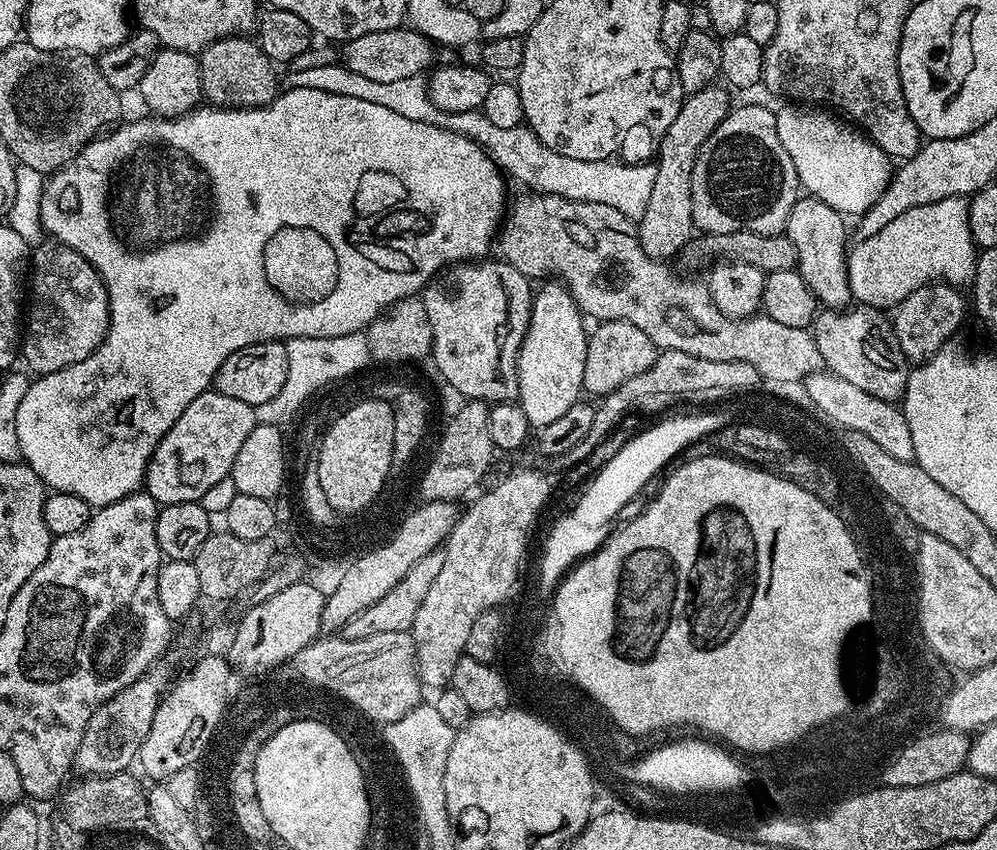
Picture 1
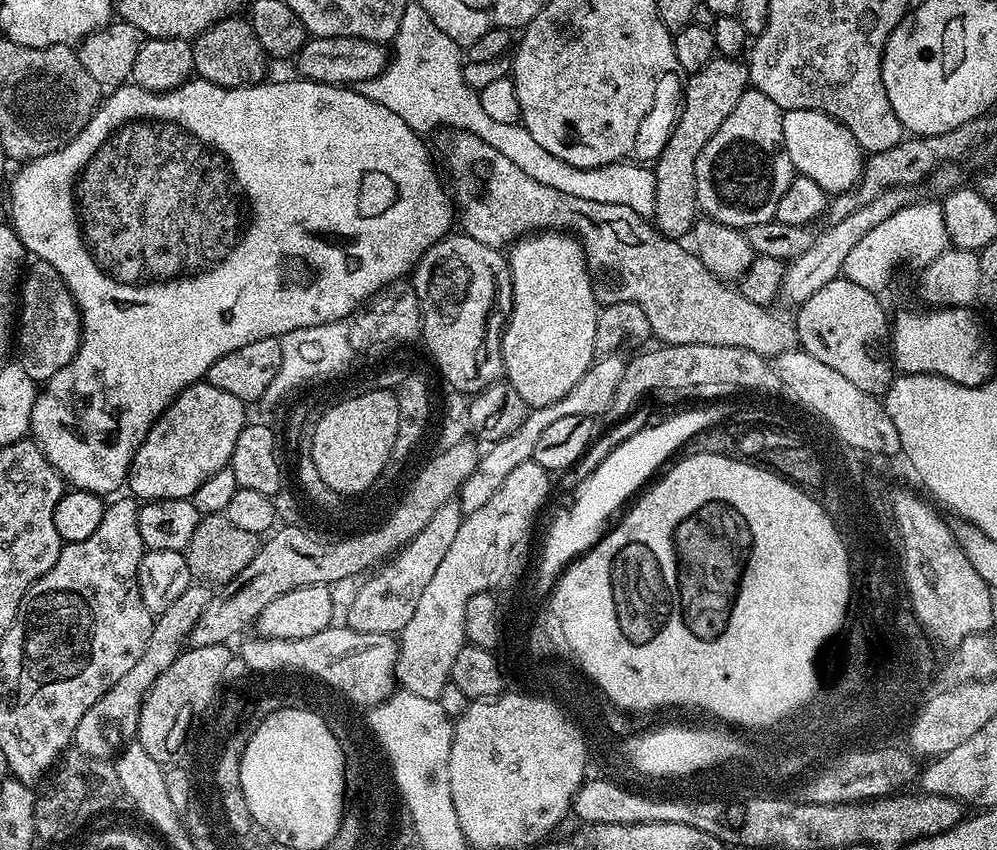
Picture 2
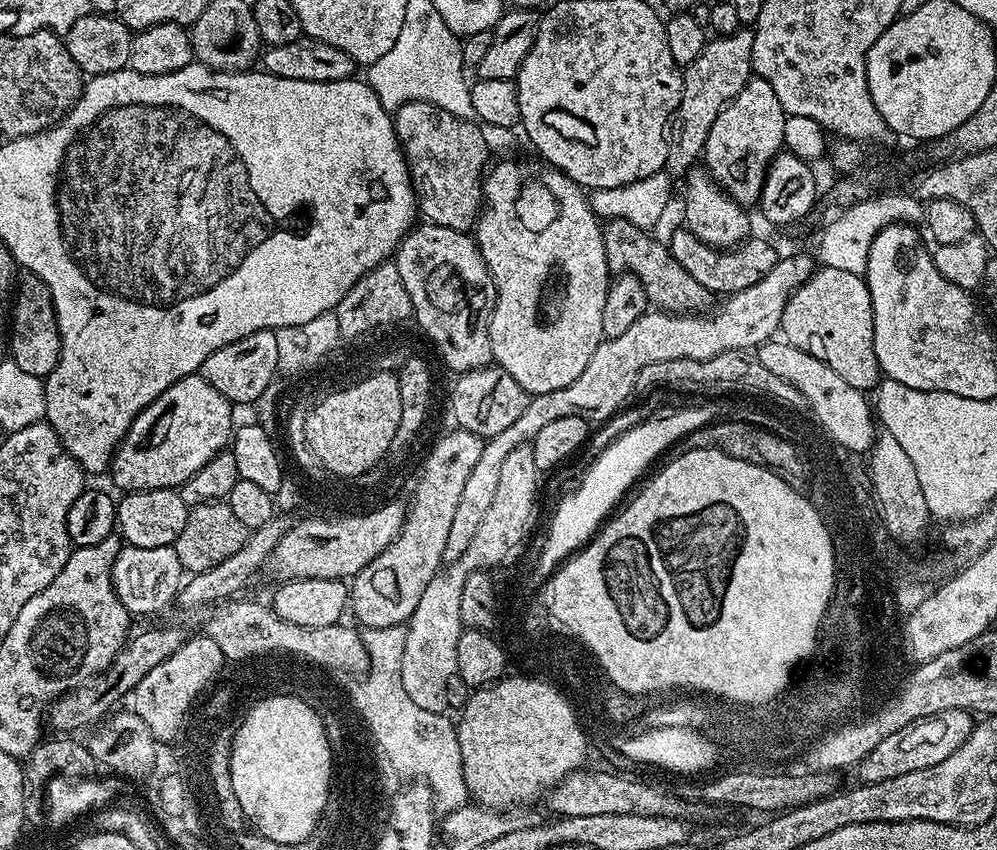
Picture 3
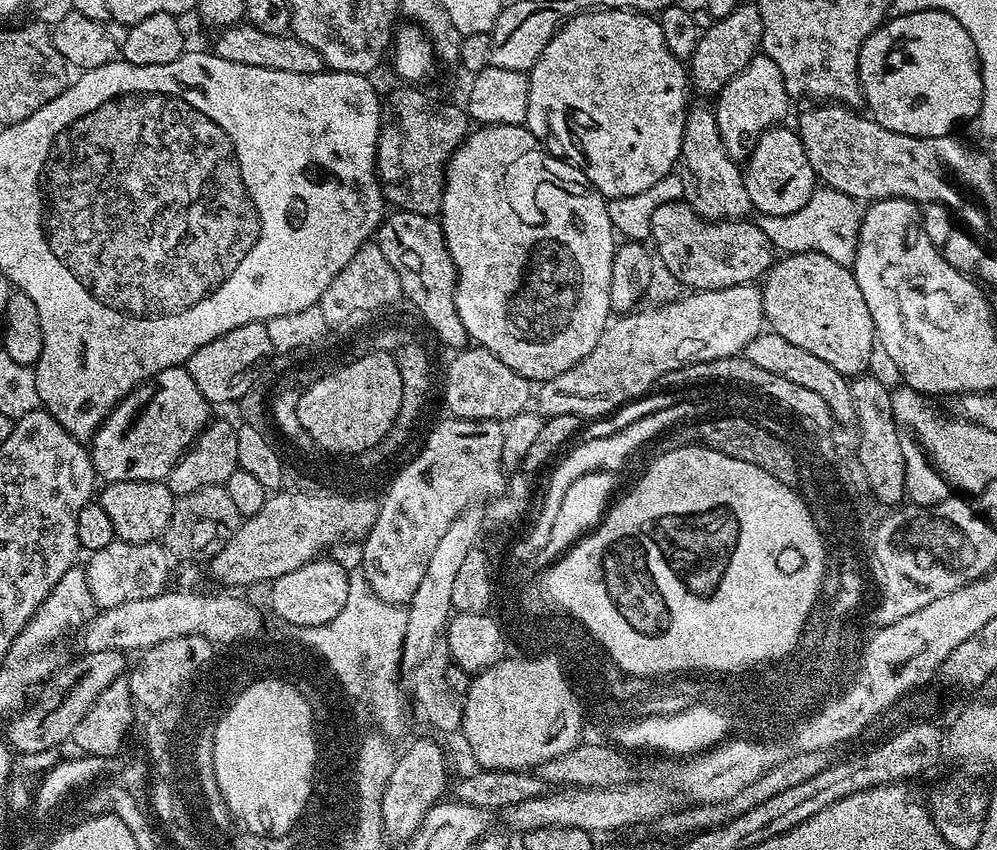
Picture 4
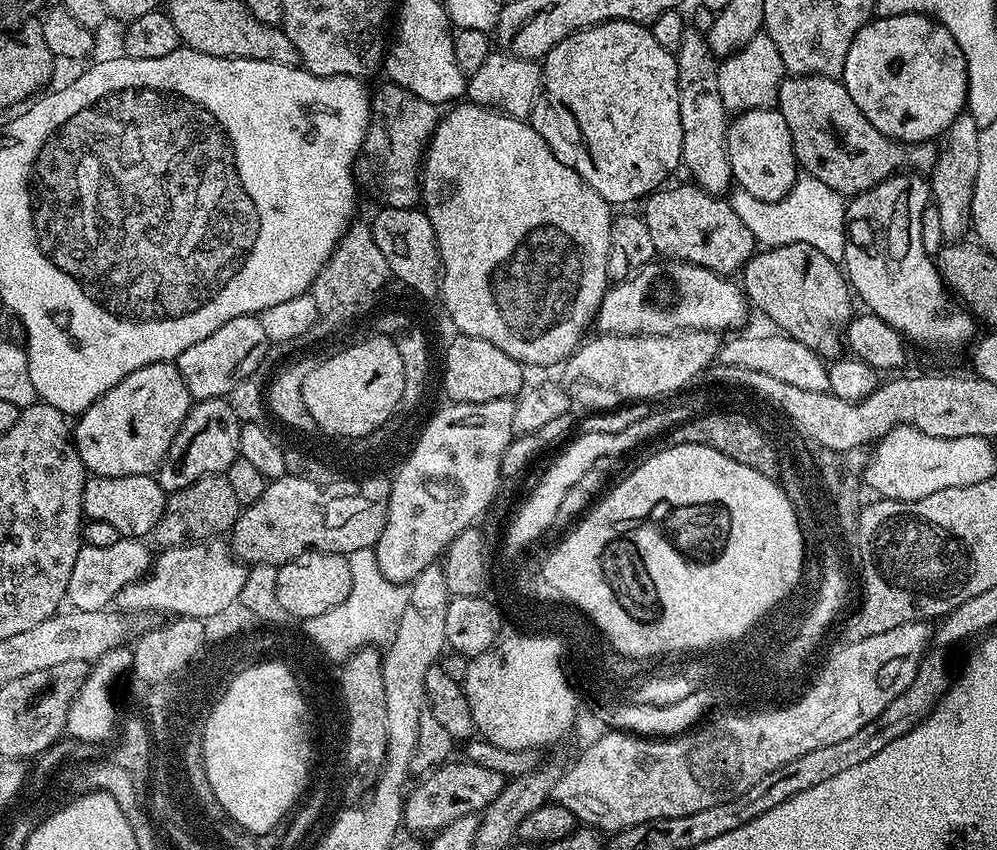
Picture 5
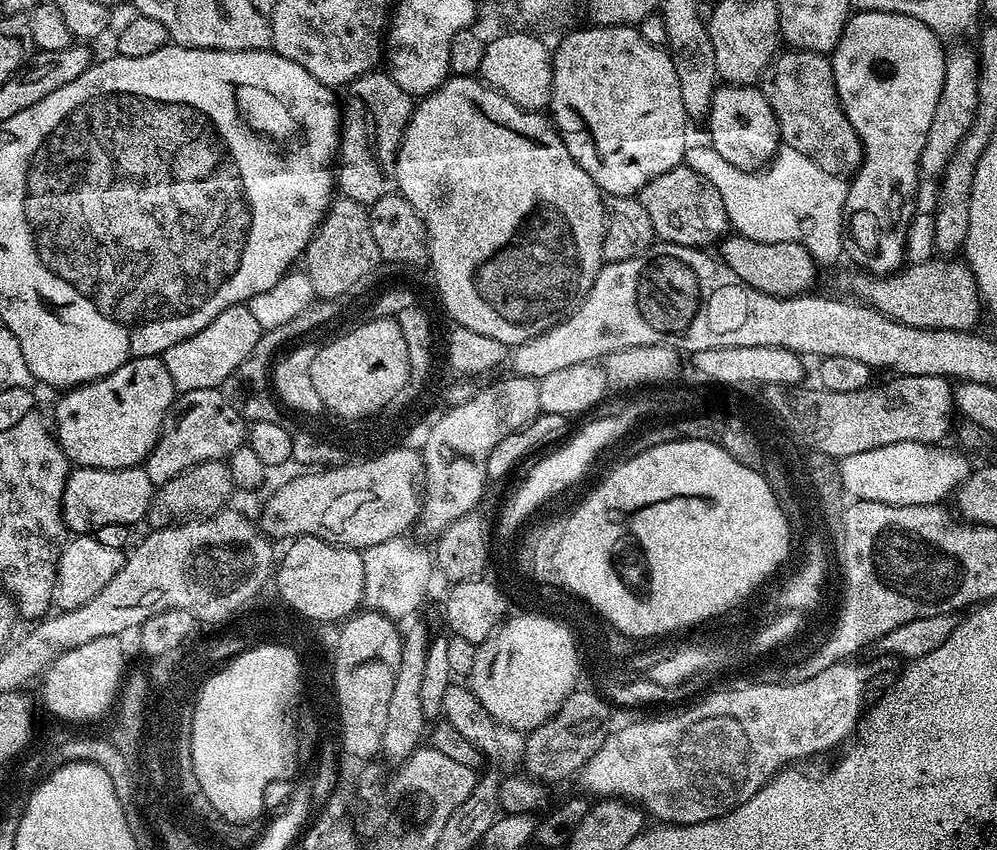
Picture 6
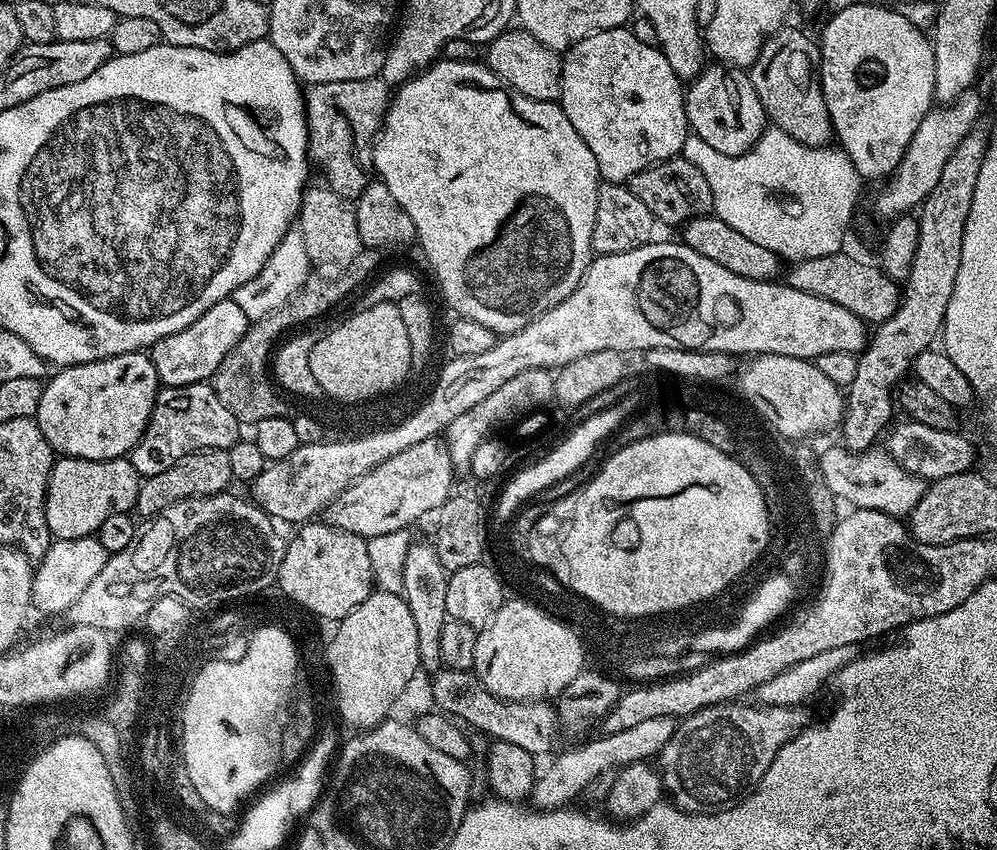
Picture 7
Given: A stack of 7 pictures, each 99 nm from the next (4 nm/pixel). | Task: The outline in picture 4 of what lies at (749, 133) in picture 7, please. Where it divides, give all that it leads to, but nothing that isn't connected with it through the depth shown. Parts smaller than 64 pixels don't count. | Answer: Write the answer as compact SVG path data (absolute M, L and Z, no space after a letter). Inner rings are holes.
M784 127L766 129L742 168L746 194L750 194L752 207L765 216L785 216L794 214L794 210L802 210L802 206L810 202L818 187L810 158L806 158L806 150L800 141L799 131L792 129L791 132Z

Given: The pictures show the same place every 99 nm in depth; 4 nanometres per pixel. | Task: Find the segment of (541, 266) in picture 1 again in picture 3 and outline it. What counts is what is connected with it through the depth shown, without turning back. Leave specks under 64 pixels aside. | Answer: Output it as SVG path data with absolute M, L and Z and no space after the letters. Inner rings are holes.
M406 102L394 113L396 137L404 150L404 160L408 164L408 177L412 179L412 190L416 193L416 207L425 221L446 226L450 230L471 233L482 211L484 203L484 178L489 167L490 149L484 129L476 120L458 118L442 106L430 102ZM609 220L603 225L604 245L606 246L606 262L608 263L608 271L612 274L627 274L637 276L642 282L642 286L646 290L649 301L657 309L671 312L673 314L700 314L705 311L704 308L710 299L710 293L706 286L702 286L698 282L698 278L694 278L694 274L687 272L681 264L672 257L671 247L667 243L664 244L660 240L652 237L651 231L634 226L625 220Z

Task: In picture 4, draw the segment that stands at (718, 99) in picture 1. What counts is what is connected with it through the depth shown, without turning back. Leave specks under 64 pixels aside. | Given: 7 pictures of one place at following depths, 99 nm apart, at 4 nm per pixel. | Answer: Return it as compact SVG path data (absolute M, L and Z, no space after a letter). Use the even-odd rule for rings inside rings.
M742 2L734 10L734 14L726 14L726 18L714 20L709 29L701 31L700 41L694 50L690 61L690 84L700 92L719 94L761 51L762 42L762 14L760 7L754 2Z

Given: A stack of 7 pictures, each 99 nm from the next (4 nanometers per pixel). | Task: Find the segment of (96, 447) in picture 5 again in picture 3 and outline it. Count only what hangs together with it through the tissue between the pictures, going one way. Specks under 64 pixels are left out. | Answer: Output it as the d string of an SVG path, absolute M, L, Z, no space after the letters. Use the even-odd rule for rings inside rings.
M193 374L183 376L174 386L162 390L150 406L146 406L134 418L130 430L122 438L122 442L116 447L116 453L112 455L110 465L110 477L121 489L121 493L141 492L142 490L162 490L163 488L179 489L185 484L210 458L214 458L219 452L229 447L234 435L234 423L232 424L232 411L234 405L227 400L210 382L203 380L200 375Z

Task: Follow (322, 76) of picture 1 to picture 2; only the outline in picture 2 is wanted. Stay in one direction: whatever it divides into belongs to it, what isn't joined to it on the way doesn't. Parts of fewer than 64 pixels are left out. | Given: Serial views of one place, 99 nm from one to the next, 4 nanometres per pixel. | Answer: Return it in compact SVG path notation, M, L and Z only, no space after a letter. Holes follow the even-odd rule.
M409 2L402 14L402 22L398 22L396 39L390 44L388 66L382 70L382 74L378 74L378 78L370 78L366 82L362 82L358 86L358 90L366 98L370 98L370 102L378 102L378 106L386 106L386 110L398 114L398 118L402 118L402 122L406 122L406 126L415 128L421 134L428 134L428 131L431 133L433 130L441 128L457 128L458 130L466 130L477 138L482 138L482 142L494 146L494 150L498 150L503 156L510 158L510 162L514 162L514 166L518 166L523 172L530 174L530 178L534 178L534 182L542 182L542 186L551 186L553 190L562 190L562 194L574 194L574 198L586 198L589 202L610 202L614 206L630 206L630 210L634 210L634 214L645 218L652 216L656 194L655 171L648 169L647 172L644 169L647 167L637 166L632 162L607 164L601 168L579 168L562 162L562 158L554 158L554 154L550 154L550 150L538 146L538 142L534 142L534 138L530 138L530 130L526 130L523 123L507 124L488 117L486 109L482 107L479 91L471 88L466 82L463 69L465 63L465 53L454 42L454 38L442 34L442 30L438 30L438 26L434 26L430 14L426 14L426 10L422 6L415 2Z

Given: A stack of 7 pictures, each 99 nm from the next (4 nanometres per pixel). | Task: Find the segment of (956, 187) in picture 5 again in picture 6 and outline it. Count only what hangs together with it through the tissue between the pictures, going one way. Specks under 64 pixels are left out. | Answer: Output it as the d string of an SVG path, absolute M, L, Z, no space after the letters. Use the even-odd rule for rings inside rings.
M956 42L953 48L947 49L944 57L944 81L942 94L938 94L938 110L934 110L934 122L930 122L930 130L926 133L926 146L922 146L920 155L920 172L928 178L939 178L944 167L952 161L956 147L966 138L966 130L970 130L970 122L974 122L978 110L978 78L980 77L980 62L975 47L967 48L964 42Z

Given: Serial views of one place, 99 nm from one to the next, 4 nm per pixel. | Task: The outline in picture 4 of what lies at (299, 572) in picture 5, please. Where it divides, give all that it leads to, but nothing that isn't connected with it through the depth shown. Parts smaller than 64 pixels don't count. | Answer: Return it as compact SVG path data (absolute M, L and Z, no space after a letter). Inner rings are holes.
M317 558L306 562L302 566L298 566L298 570L290 570L290 574L282 574L282 578L271 581L270 608L276 611L275 619L285 620L293 623L294 626L322 626L326 622L330 622L330 618L337 616L338 610L342 610L342 606L346 606L349 569L343 568L336 560L324 559Z

